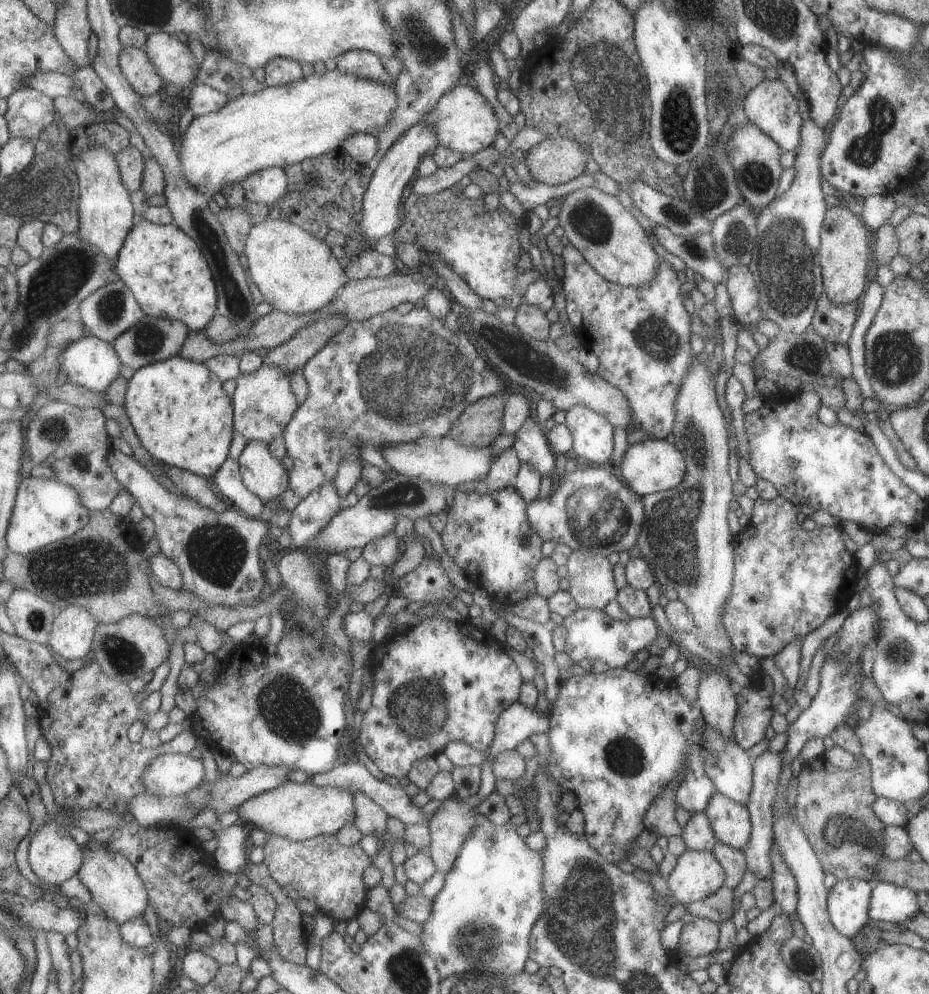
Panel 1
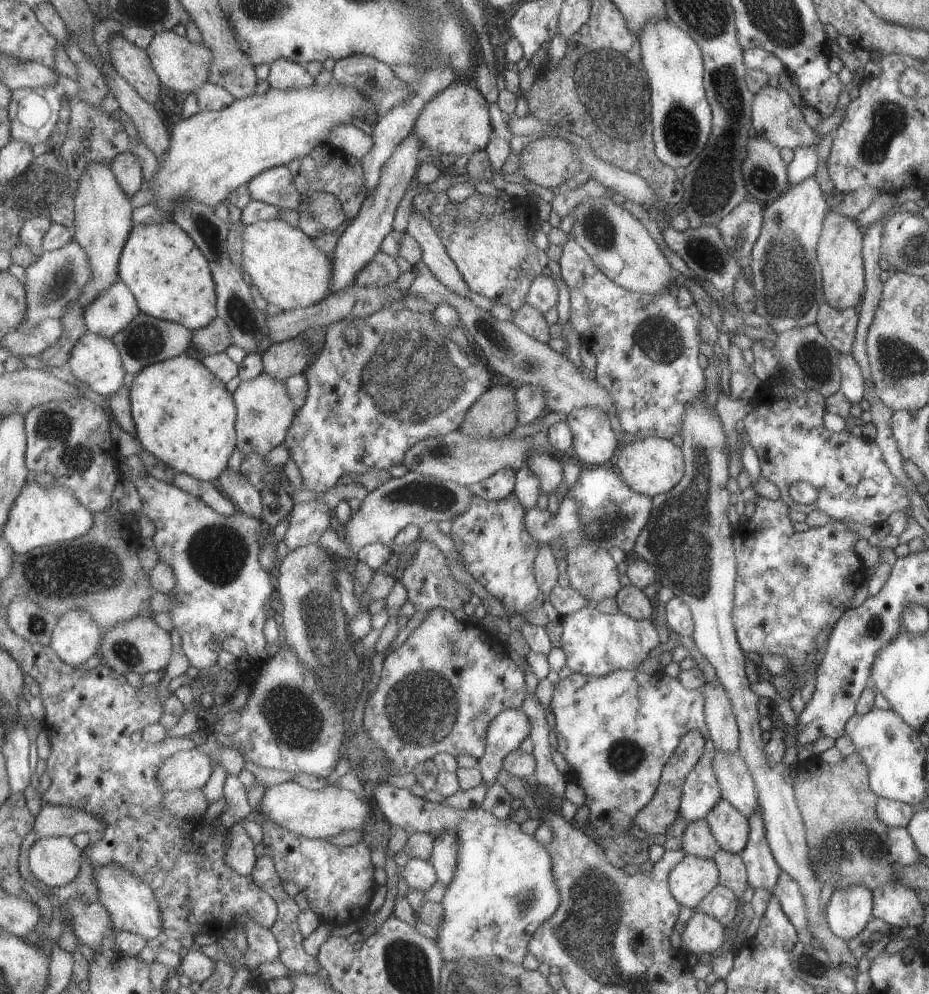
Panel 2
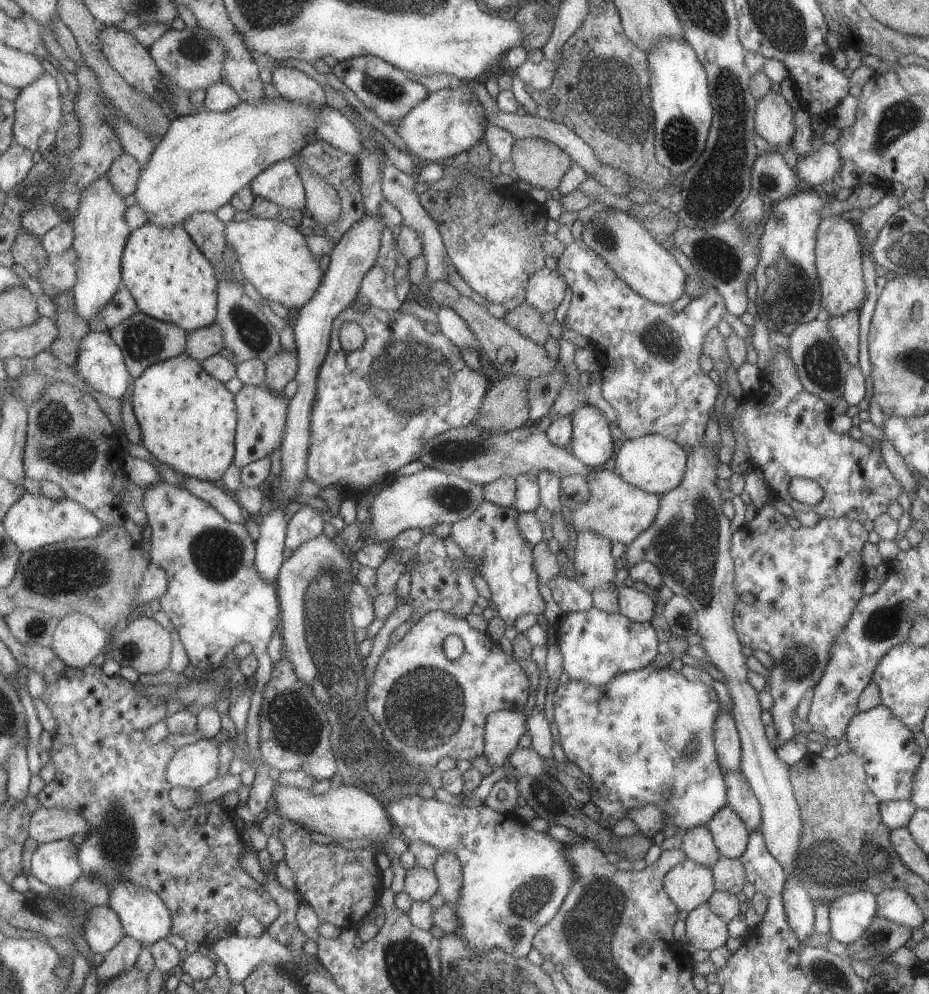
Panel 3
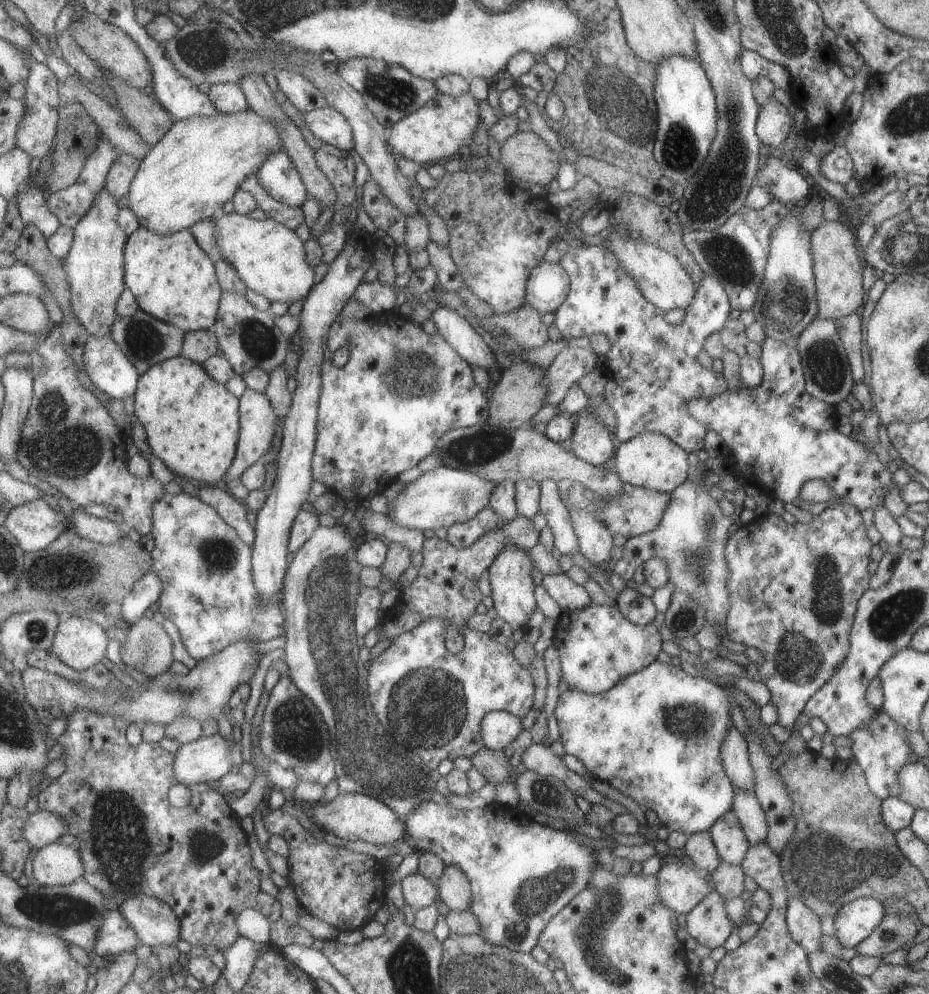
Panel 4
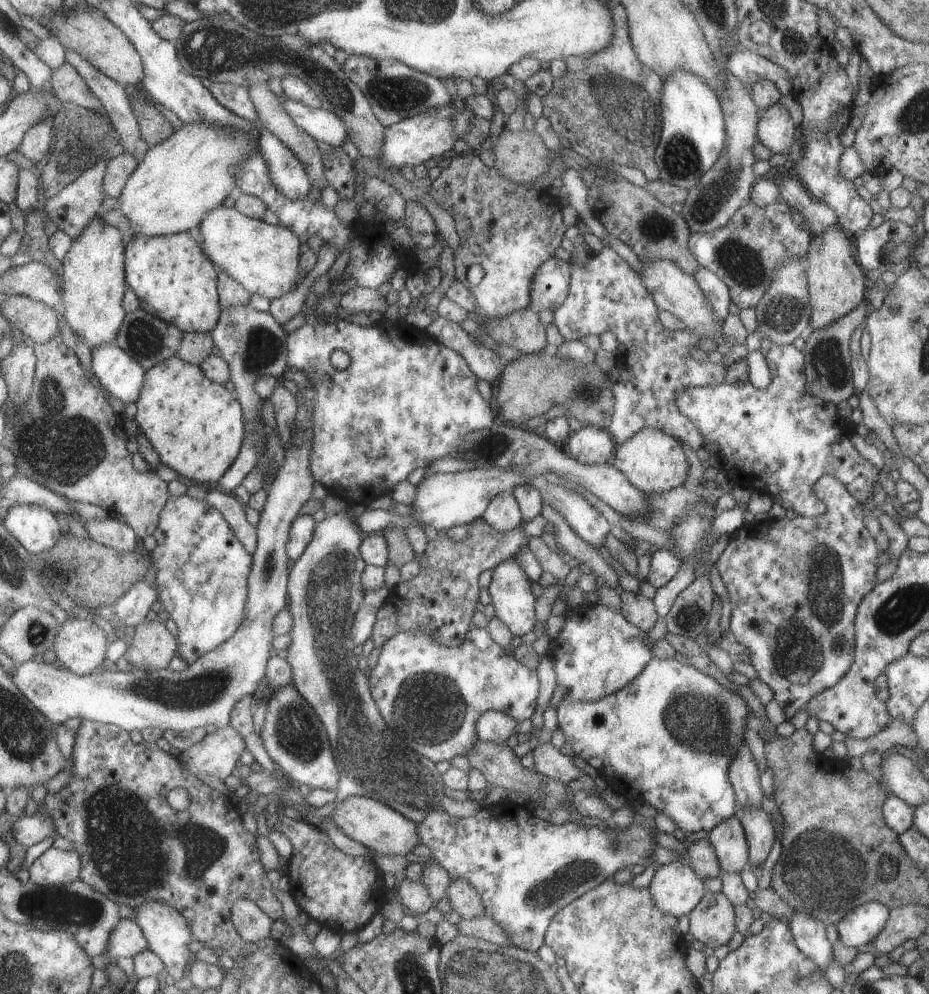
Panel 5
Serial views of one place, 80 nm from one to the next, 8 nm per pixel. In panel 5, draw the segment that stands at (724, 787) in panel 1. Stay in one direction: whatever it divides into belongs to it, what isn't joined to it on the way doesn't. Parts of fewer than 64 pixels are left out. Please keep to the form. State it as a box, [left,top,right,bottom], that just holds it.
[734,806,775,870]

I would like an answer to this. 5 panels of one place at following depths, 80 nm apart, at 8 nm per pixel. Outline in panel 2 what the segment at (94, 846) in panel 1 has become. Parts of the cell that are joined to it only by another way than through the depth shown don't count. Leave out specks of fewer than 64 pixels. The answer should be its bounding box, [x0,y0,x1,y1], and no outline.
[94,866,163,940]

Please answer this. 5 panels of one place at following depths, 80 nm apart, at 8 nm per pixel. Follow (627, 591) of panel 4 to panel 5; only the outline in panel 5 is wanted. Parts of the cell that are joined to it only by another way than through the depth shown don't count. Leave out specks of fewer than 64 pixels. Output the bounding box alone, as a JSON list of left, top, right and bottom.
[619,591,659,633]

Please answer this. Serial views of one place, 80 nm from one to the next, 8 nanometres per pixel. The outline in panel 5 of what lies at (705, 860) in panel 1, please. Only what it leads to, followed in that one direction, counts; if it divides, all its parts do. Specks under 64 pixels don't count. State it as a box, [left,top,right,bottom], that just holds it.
[648,861,706,918]

